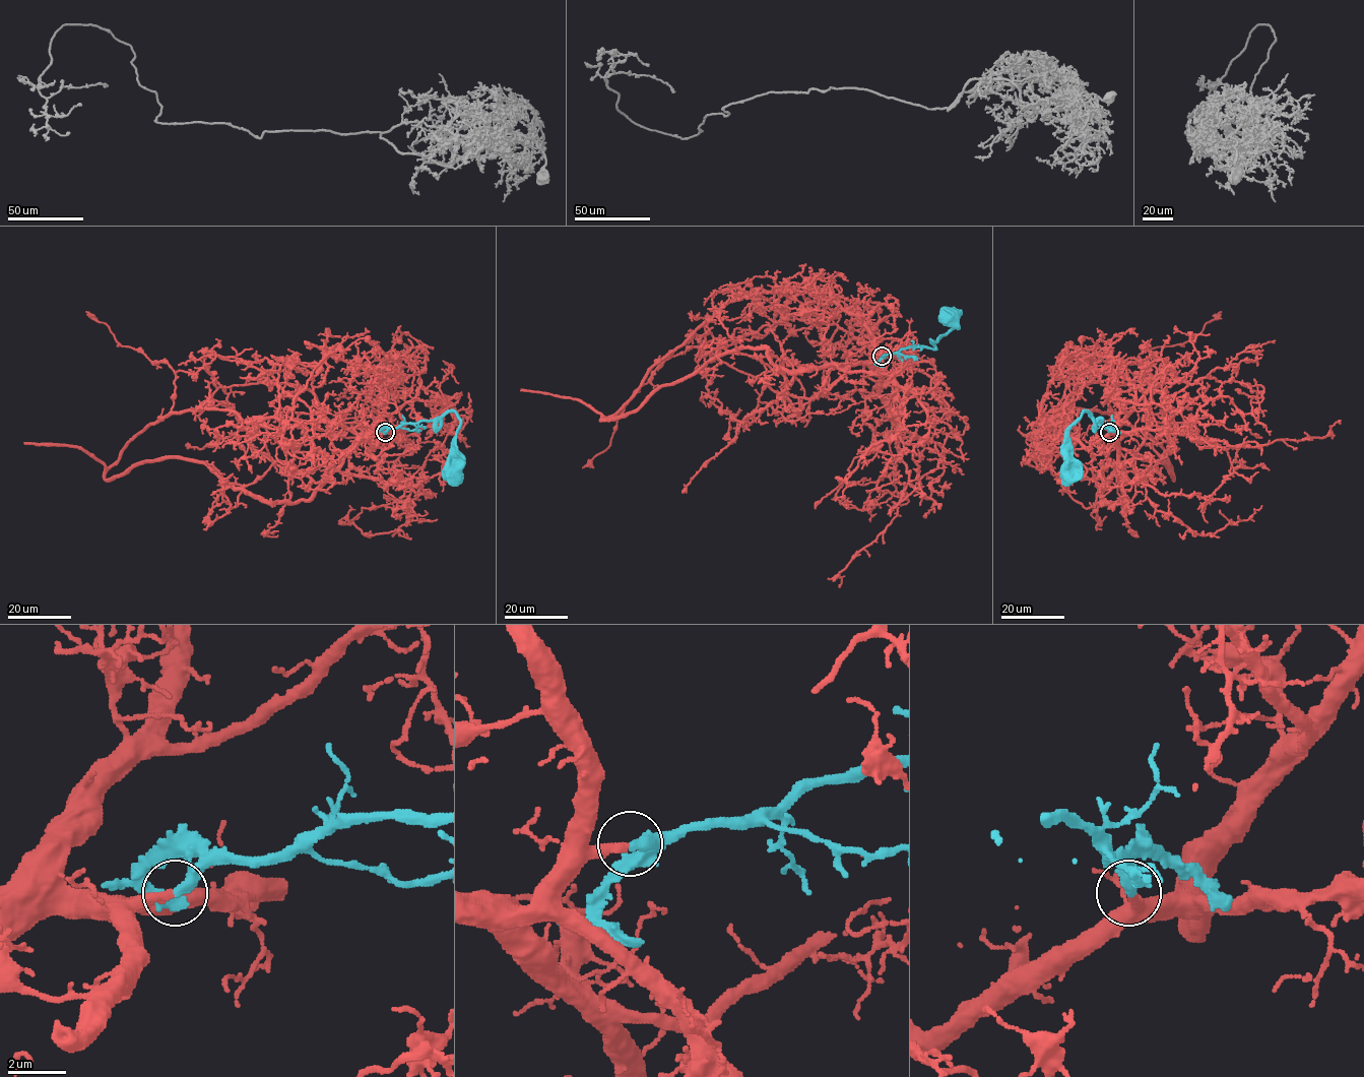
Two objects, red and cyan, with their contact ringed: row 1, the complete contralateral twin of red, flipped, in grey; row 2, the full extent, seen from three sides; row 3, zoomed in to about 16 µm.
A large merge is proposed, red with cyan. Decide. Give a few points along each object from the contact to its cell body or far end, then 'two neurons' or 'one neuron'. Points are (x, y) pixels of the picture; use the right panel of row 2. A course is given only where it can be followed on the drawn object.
course red (1108, 431), (1082, 446), (1053, 422), (1087, 359), (1088, 373), (1108, 372), (1149, 349), (1183, 344), (1221, 311); course cyan (1108, 431), (1100, 419), (1095, 427), (1093, 420), (1084, 412), (1068, 431), (1072, 461), (1067, 472); one neuron

